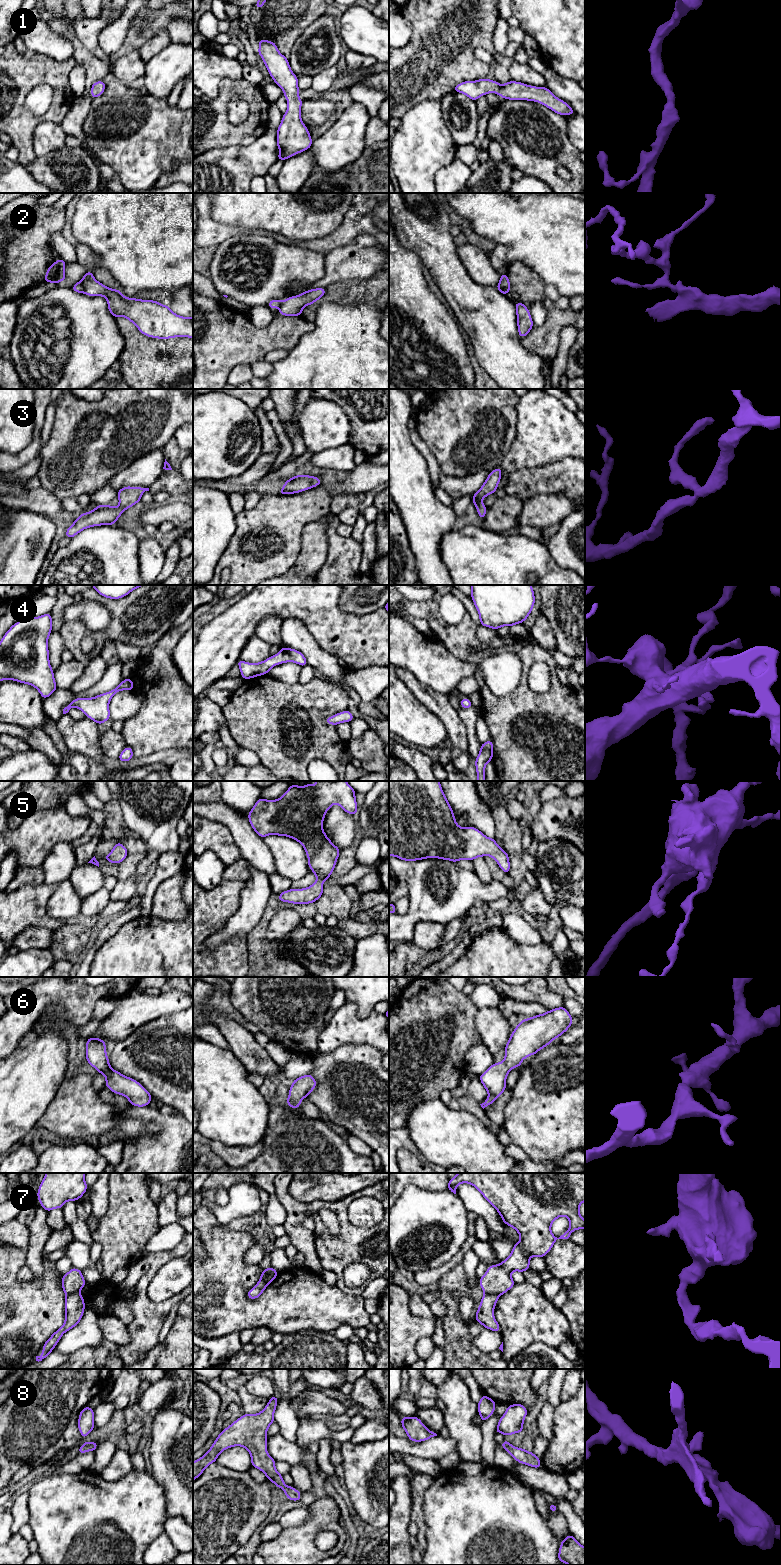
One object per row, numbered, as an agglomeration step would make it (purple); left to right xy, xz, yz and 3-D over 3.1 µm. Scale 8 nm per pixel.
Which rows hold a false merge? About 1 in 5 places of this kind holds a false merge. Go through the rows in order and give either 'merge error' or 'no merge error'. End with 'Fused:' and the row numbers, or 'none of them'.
1: no merge error
2: merge error
3: no merge error
4: no merge error
5: no merge error
6: no merge error
7: merge error
8: no merge error
Fused: 2, 7

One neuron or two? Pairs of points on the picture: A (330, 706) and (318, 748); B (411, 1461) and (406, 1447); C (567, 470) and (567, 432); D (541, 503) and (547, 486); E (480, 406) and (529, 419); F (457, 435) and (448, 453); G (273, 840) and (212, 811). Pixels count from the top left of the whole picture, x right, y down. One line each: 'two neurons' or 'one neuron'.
A: one neuron
B: two neurons
C: two neurons
D: two neurons
E: two neurons
F: one neuron
G: two neurons

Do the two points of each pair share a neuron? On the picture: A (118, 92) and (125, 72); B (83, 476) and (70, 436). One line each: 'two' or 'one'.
A: two
B: one

